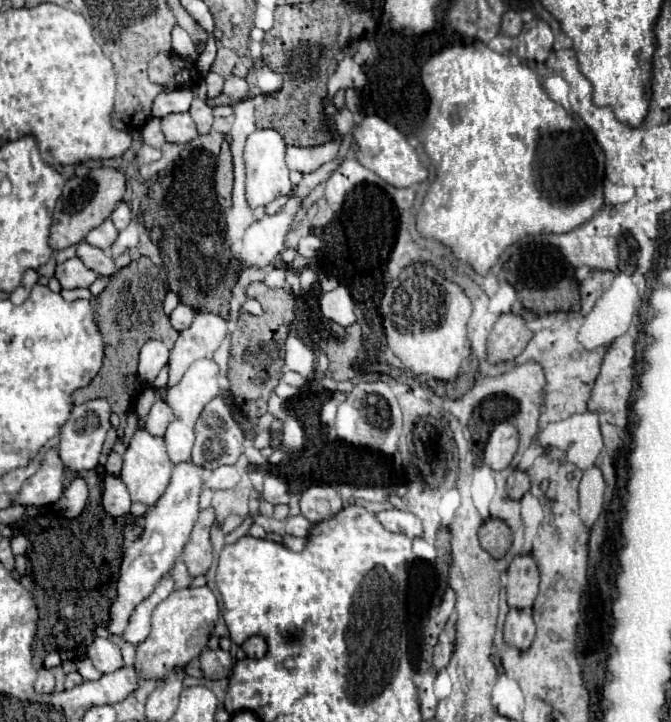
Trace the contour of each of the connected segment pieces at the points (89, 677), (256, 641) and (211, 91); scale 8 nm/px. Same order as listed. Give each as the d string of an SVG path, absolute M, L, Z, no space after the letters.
M84 657L84 659L80 659L80 661L78 661L78 673L80 673L86 681L96 681L96 679L100 679L100 677L102 677L102 673L94 669L94 665L90 663L90 659L88 659L88 657Z
M250 637L250 639L242 645L242 649L246 651L248 657L252 657L252 659L260 659L260 657L266 655L268 645L266 645L266 641L264 641L262 637Z
M208 73L206 75L206 83L208 83L208 97L218 97L222 93L224 87L224 79L218 73Z

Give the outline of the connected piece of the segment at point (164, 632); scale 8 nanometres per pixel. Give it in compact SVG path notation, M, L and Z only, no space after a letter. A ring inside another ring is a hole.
M208 585L204 587L186 587L172 591L152 613L152 631L142 643L136 647L136 663L134 667L140 671L144 679L162 679L174 667L188 665L196 659L204 647L208 647L208 639L212 629L218 623L218 599L210 591Z

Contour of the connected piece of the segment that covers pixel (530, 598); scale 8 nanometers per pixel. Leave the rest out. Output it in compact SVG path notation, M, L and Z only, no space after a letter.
M532 553L516 555L508 567L508 583L506 583L508 605L518 609L532 607L538 595L538 585L540 571Z

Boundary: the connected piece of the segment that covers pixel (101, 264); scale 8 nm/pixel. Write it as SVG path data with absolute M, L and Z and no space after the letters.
M82 241L78 243L78 257L84 261L88 269L96 271L100 277L112 277L116 273L116 265L114 265L110 251L92 247L86 241Z

